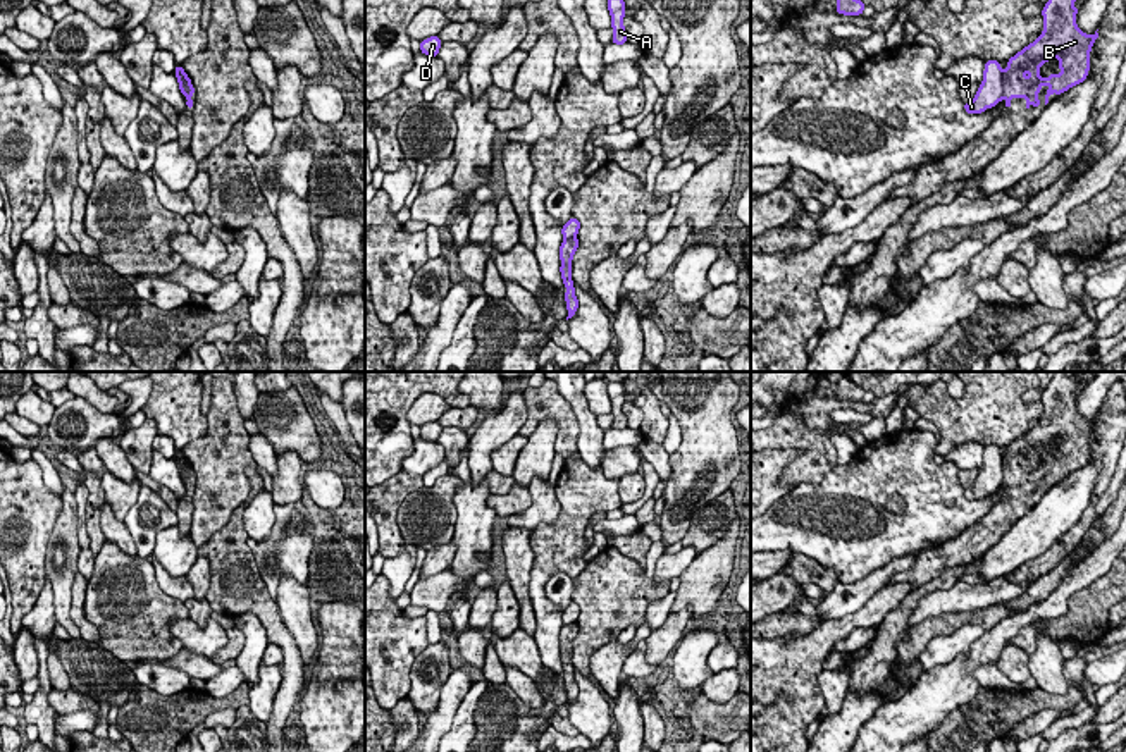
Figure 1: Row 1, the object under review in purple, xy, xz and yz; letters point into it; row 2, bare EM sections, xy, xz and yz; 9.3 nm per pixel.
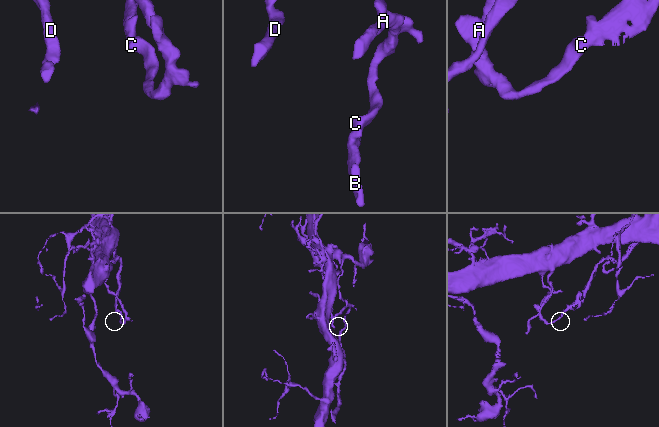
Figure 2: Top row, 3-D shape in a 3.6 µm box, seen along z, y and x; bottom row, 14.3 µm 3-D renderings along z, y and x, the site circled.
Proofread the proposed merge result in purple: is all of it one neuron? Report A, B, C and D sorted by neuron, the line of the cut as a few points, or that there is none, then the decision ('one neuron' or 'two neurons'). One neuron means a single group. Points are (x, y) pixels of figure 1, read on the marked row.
A C D / B; cut in yz along (1001, 73), (1002, 95); two neurons

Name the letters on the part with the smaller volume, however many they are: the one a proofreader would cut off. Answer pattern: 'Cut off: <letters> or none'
Cut off: B

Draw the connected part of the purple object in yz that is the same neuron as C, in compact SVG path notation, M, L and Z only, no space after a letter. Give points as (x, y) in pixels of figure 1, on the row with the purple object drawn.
M987 60L983 71L983 83L974 98L964 103L964 110L971 115L981 114L995 107L1002 100L1002 69L999 60Z

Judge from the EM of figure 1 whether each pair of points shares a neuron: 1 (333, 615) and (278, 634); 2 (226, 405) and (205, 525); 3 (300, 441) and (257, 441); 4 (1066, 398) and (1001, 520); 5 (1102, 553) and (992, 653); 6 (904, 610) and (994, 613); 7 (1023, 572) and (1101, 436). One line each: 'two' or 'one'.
1: two
2: one
3: two
4: one
5: one
6: two
7: one

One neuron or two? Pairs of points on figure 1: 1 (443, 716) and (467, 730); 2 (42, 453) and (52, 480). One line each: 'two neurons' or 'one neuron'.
1: two neurons
2: one neuron

